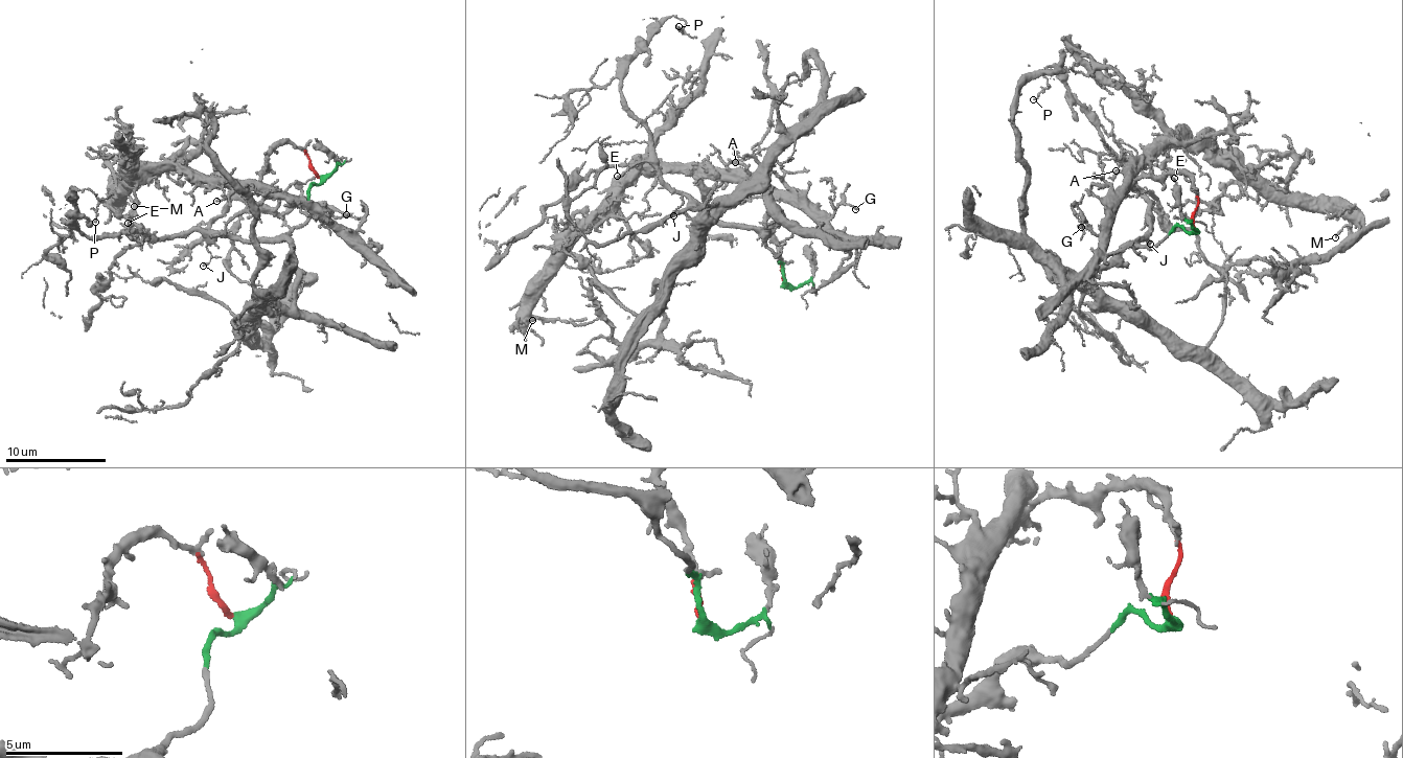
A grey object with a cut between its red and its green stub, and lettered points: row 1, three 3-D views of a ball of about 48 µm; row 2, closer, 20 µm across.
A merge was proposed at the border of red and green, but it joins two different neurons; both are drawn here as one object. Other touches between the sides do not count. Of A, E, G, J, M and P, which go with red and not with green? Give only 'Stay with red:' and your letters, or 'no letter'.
Stay with red: A, E, G, M

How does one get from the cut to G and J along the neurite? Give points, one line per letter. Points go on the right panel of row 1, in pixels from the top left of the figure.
G: (1192, 228), (1198, 203), (1189, 177), (1172, 173), (1141, 174), (1107, 208), (1098, 234), (1082, 223), (1081, 227)
J: (1192, 228), (1187, 232), (1176, 227), (1152, 246), (1134, 245), (1153, 227), (1152, 223), (1147, 236), (1150, 245)

